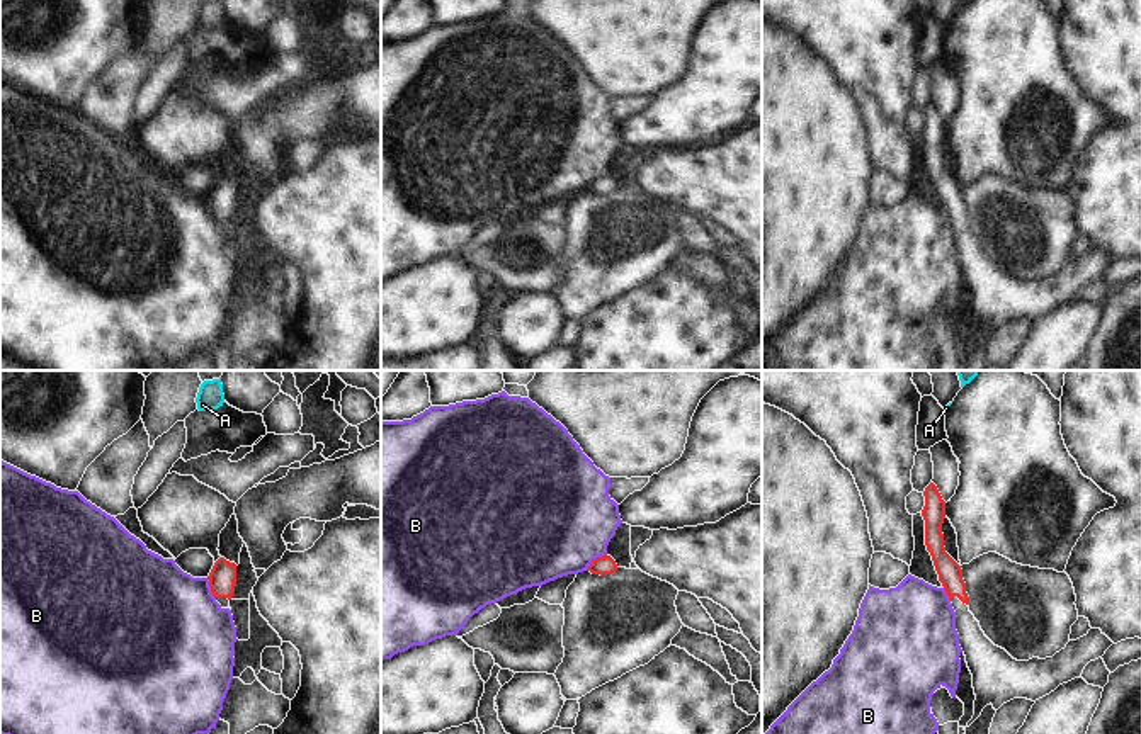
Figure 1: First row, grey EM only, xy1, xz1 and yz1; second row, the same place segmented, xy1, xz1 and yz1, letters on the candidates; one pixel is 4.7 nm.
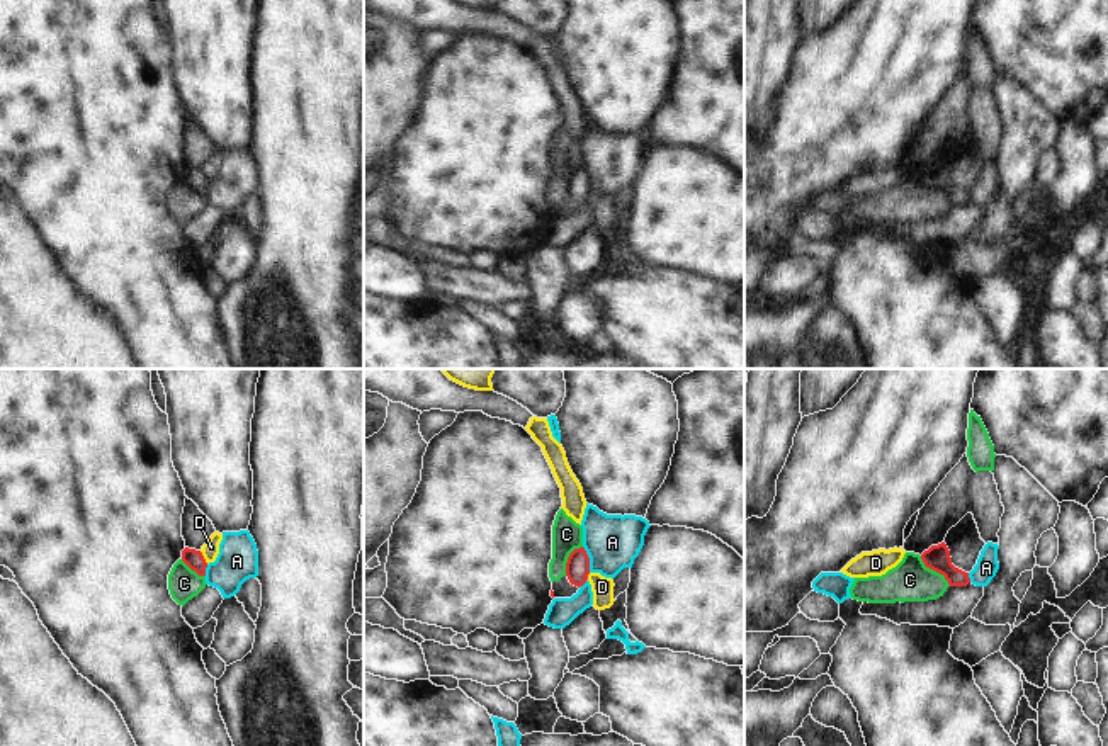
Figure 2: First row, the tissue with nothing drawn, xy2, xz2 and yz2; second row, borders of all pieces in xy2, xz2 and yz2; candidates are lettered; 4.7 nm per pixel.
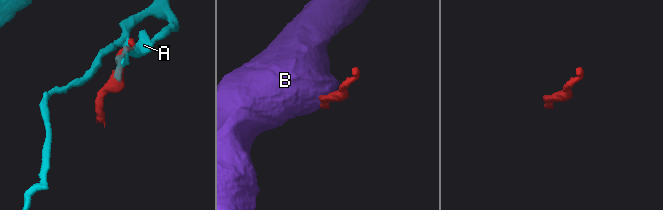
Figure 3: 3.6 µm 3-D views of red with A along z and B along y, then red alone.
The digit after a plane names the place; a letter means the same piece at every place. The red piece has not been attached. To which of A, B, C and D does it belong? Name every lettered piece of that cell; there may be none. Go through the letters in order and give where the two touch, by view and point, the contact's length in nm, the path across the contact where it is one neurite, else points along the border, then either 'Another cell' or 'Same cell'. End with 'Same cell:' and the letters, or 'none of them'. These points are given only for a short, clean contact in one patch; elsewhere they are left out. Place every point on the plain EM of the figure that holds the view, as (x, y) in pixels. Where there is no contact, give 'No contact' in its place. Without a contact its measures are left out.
A: Touches red at xz2 (588, 179). Shared border 130 nm. Boundary: xz2 (583, 165), (590, 191). Another cell
B: Touches red at xz1 (594, 179). Shared border 130 nm. Boundary: xz1 (606, 172), (597, 175), (585, 189). Another cell
C: Touches red at yz2 (935, 189). Shared border 200 nm. Boundary: yz2 (920, 175), (927, 186), (938, 191), (950, 204). Another cell
D: Touches red at xy2 (203, 177). Shared border 80 nm. Boundary: xy2 (199, 170), (208, 182). Another cell
Same cell: none of them

